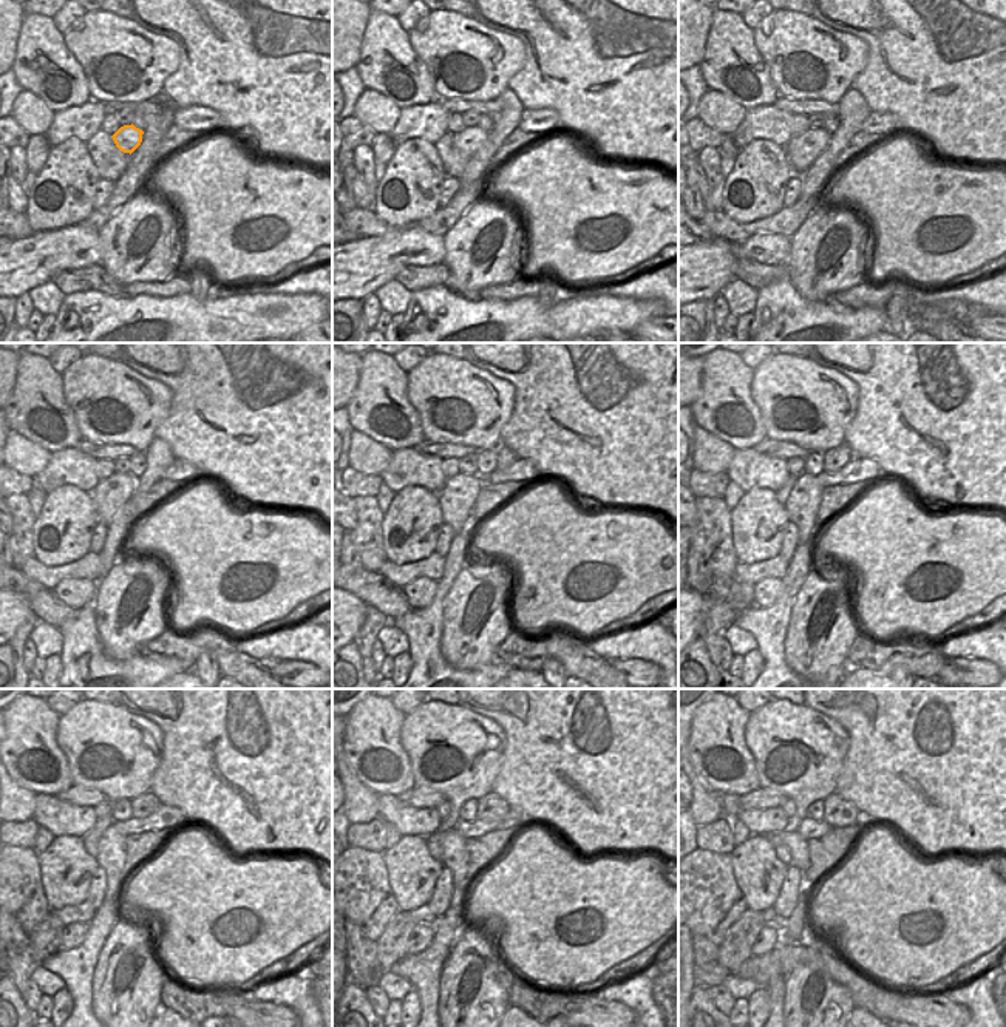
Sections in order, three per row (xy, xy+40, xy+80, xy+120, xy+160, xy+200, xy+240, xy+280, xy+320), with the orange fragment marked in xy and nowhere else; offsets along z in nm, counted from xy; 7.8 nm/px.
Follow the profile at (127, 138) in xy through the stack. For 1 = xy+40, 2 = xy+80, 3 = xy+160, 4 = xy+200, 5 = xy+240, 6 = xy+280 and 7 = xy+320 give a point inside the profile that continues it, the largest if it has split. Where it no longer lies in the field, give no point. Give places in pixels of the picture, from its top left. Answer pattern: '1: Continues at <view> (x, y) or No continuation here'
1: Continues at xy+40 (469, 141)
2: Continues at xy+80 (801, 150)
3: Continues at xy+160 (456, 499)
4: Continues at xy+200 (804, 499)
5: Continues at xy+240 (112, 845)
6: Continues at xy+280 (455, 847)
7: Continues at xy+320 (795, 842).

